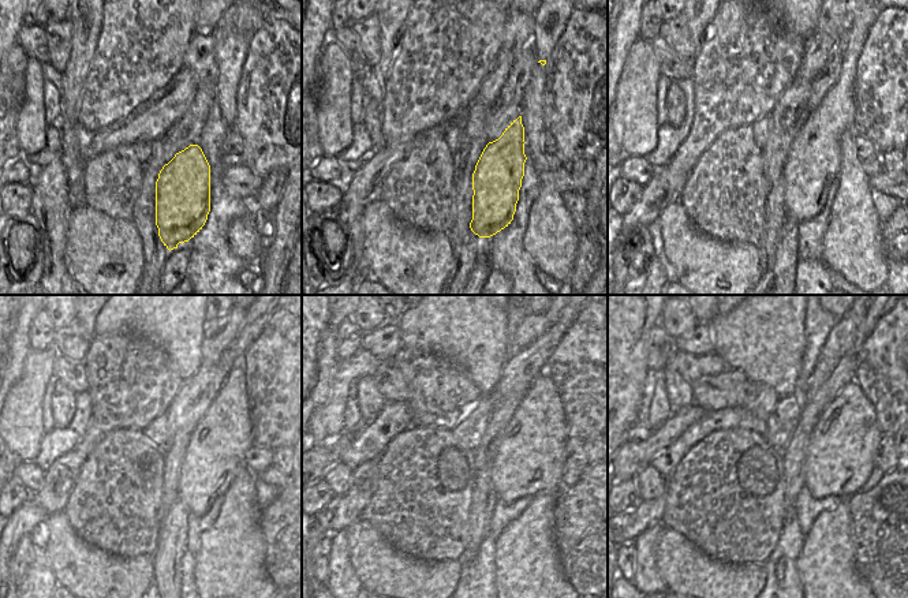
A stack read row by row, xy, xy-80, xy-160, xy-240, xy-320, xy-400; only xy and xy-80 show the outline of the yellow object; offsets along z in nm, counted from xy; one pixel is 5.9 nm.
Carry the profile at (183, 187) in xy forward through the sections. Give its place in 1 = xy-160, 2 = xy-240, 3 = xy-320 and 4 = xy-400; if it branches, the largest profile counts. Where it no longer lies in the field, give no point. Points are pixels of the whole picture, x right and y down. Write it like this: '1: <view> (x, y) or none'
1: xy-160 (813, 161)
2: xy-240 (215, 455)
3: xy-320 (530, 458)
4: xy-400 (840, 459)

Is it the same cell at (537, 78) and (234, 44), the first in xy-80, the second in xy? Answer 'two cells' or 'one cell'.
one cell

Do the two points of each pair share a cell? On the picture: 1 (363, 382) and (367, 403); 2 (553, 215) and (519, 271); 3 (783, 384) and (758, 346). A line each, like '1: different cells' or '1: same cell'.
1: same cell
2: different cells
3: same cell

